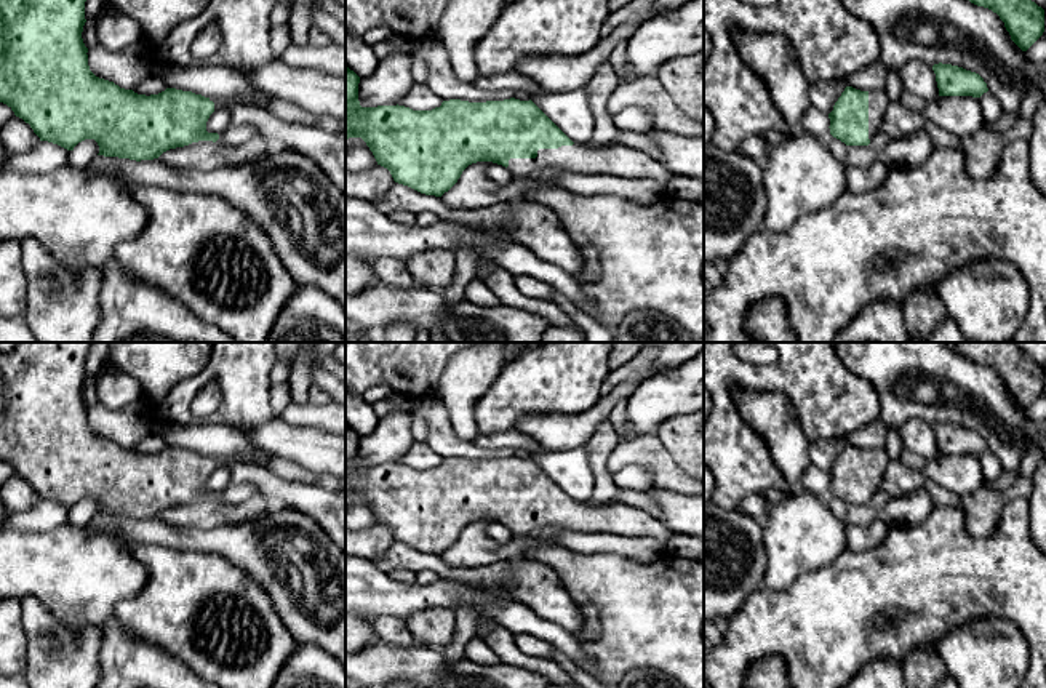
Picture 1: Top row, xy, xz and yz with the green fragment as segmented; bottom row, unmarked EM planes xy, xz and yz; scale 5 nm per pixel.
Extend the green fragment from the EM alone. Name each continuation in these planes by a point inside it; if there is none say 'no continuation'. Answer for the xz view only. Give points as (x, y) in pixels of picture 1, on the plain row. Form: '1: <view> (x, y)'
1: xz (622, 519)

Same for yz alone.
1: yz (878, 460)

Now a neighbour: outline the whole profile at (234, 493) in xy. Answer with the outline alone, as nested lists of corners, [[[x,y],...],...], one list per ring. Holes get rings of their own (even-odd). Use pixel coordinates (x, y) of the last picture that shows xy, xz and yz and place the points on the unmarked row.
[[[230,483],[226,490],[219,493],[218,501],[224,504],[238,504],[242,501],[246,501],[253,494],[253,486],[245,483]]]

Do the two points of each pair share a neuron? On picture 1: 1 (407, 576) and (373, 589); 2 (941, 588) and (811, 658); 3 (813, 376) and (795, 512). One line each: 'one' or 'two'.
1: two
2: one
3: two

